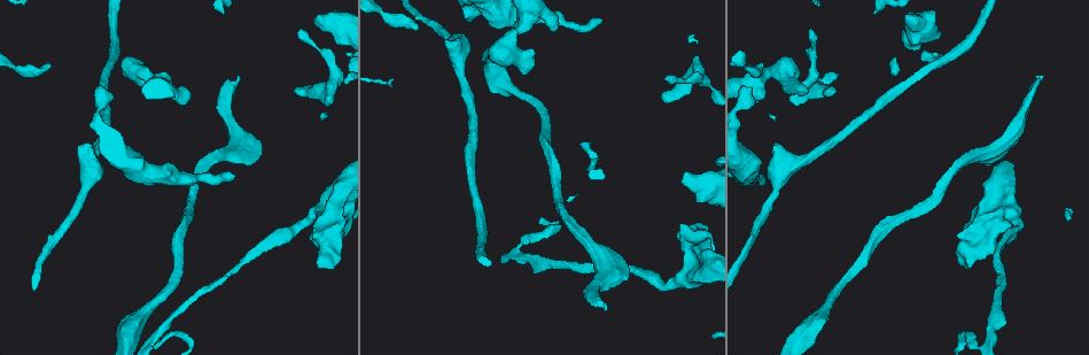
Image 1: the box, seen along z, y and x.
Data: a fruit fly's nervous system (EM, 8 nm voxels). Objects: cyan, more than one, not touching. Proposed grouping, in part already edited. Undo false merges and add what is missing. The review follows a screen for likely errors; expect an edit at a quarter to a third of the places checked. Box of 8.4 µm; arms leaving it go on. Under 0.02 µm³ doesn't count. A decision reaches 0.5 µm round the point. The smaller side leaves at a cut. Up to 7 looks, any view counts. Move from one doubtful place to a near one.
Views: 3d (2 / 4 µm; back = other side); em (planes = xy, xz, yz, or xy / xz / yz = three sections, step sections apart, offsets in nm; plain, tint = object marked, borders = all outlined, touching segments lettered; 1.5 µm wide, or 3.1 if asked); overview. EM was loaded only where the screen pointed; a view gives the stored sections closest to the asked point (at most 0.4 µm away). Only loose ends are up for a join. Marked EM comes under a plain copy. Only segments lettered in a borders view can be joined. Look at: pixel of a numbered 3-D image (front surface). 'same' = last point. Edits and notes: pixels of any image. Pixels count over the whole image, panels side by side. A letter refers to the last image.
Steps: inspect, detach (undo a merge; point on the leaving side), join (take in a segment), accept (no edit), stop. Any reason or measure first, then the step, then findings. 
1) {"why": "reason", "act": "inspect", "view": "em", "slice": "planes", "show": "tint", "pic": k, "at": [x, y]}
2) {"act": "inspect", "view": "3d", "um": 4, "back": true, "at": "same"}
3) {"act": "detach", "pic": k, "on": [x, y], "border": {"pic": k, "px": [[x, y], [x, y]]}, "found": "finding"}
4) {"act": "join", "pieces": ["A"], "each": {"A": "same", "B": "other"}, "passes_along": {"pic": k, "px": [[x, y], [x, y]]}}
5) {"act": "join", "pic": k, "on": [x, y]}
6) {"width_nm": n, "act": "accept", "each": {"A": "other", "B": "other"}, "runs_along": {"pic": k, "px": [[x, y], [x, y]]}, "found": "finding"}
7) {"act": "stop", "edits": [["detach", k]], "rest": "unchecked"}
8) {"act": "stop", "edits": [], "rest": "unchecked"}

{"why": "branch stops here", "act": "inspect", "view": "em", "slice": "planes", "show": "borders", "pic": 1, "at": [1042, 76]}

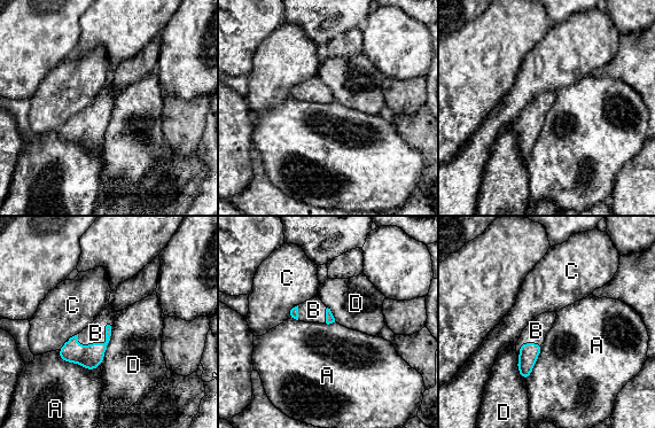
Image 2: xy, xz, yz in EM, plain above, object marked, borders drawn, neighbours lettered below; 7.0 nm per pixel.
{"act": "join", "pieces": ["B"], "each": {"A": "other", "B": "same", "C": "other", "D": "other"}, "passes_along": {"pic": 2, "px": [[92, 357], [100, 343], [95, 333]]}, "found": "it goes on there"}

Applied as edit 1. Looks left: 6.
{"act": "inspect", "view": "overview"}

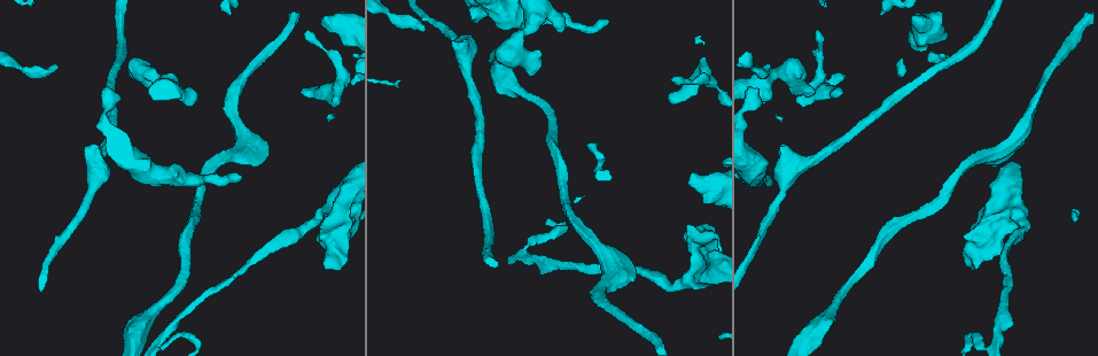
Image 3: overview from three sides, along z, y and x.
{"why": "free end", "act": "inspect", "view": "3d", "um": 4, "pic": 3, "at": [302, 94]}

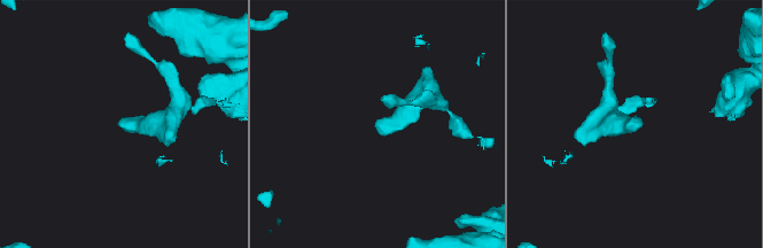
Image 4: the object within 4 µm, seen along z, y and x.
{"why": "shape alone is not enough", "act": "inspect", "view": "em", "slice": "xz", "step": 4, "show": "tint", "pic": 4, "at": [636, 121]}

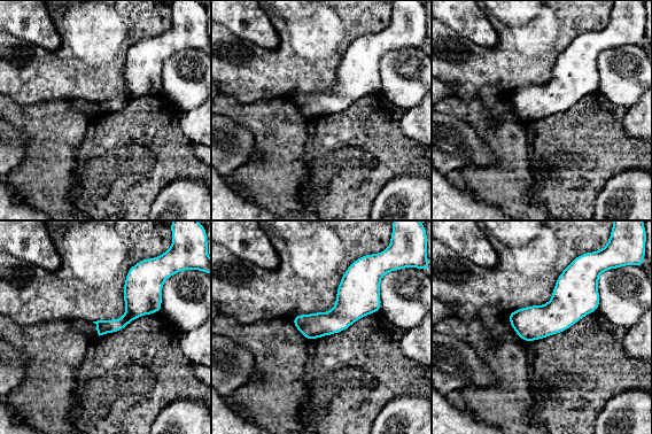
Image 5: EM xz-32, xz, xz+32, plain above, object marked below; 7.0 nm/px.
{"why": "see the neighbours", "act": "inspect", "view": "em", "slice": "xz", "step": 4, "show": "borders", "at": "same"}

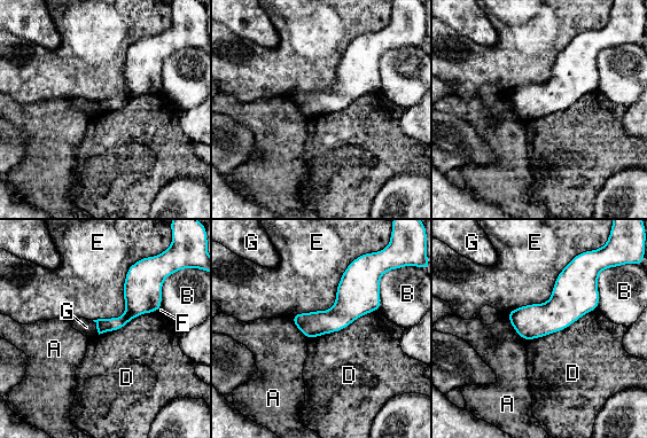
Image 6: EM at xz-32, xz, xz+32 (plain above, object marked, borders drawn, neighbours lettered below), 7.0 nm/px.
{"act": "accept", "each": {"A": "other", "B": "other", "D": "other", "E": "other", "F": "other", "G": "other"}, "border": {"pic": 6, "px": [[379, 309], [309, 339]]}, "found": "none of them fits"}

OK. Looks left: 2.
{"act": "stop", "edits": [["join", 2]], "rest": "unchecked"}

